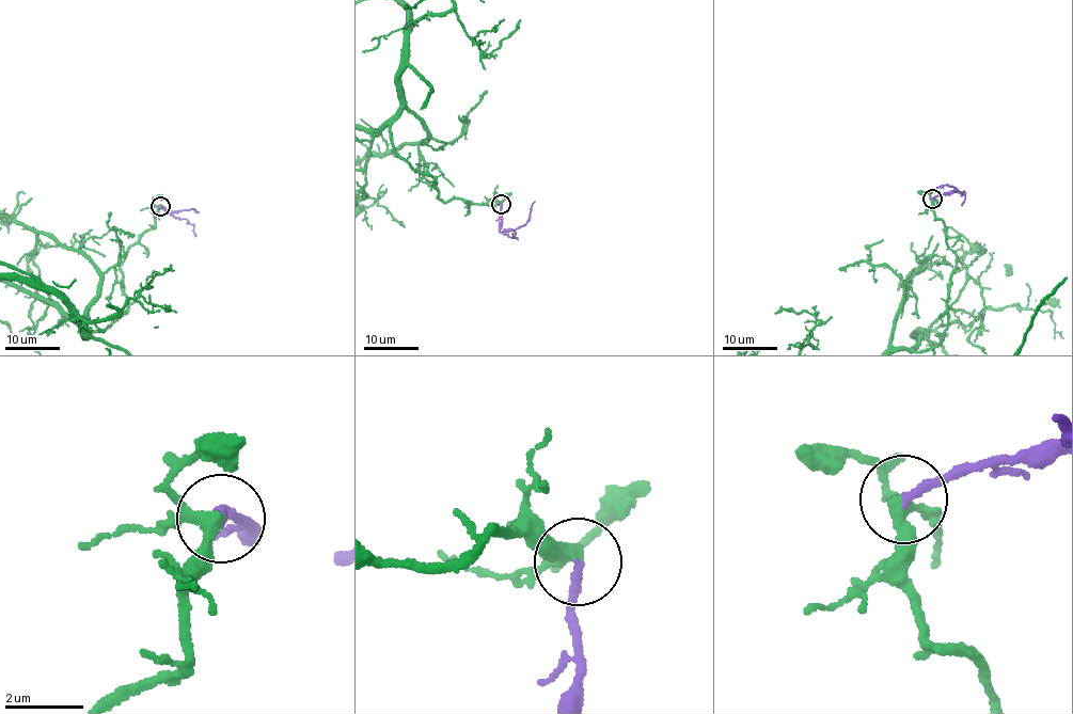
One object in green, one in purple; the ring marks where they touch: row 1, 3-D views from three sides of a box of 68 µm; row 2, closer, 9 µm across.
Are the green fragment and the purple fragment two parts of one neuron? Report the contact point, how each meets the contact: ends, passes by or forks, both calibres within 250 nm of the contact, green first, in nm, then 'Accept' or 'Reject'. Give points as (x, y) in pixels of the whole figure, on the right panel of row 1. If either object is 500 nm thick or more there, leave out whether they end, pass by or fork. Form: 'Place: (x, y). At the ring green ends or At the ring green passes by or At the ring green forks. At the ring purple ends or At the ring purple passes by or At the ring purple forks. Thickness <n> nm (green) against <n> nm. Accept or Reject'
Place: (932, 199). At the ring green forks. At the ring purple ends. Thickness 240 nm (green) against 220 nm. Accept

